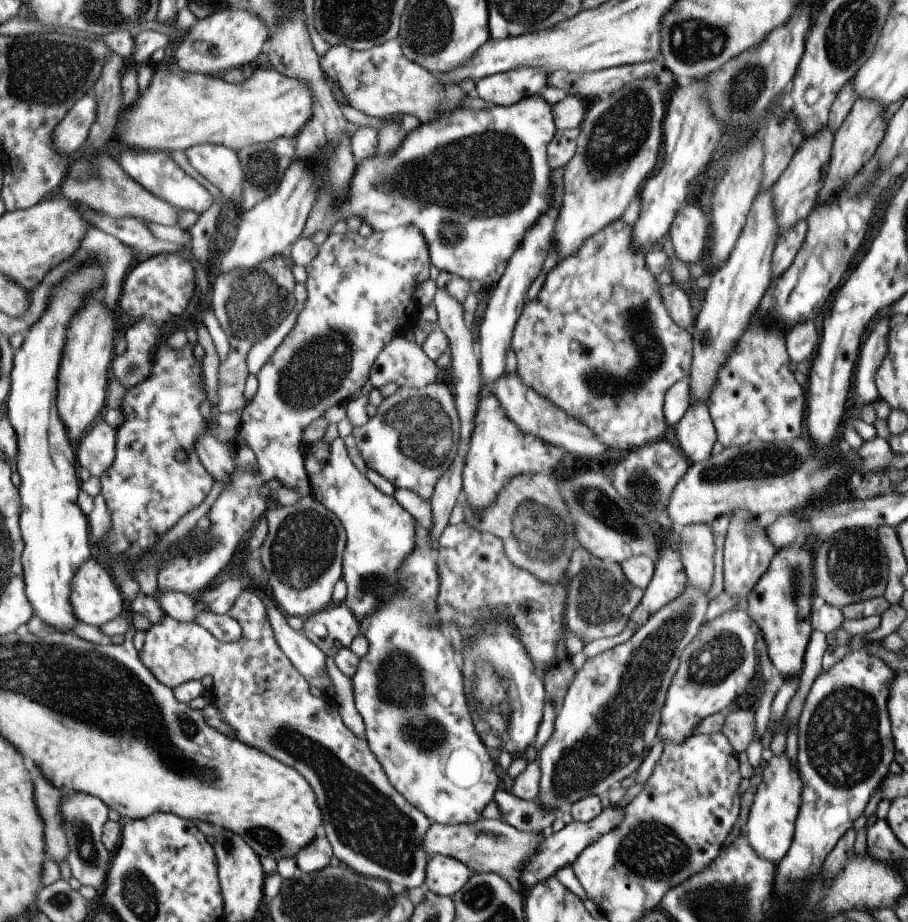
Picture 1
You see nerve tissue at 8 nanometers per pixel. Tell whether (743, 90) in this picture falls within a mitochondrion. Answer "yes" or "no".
yes

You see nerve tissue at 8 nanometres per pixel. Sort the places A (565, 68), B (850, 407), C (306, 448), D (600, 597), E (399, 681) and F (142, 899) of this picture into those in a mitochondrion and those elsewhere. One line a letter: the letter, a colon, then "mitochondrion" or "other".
A: other
B: other
C: other
D: mitochondrion
E: mitochondrion
F: mitochondrion

